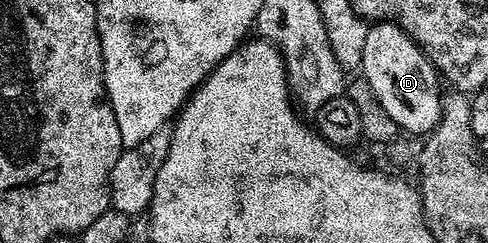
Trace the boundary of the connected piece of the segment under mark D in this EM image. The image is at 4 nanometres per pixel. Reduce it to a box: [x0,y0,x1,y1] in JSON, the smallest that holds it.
[361,20,444,135]

